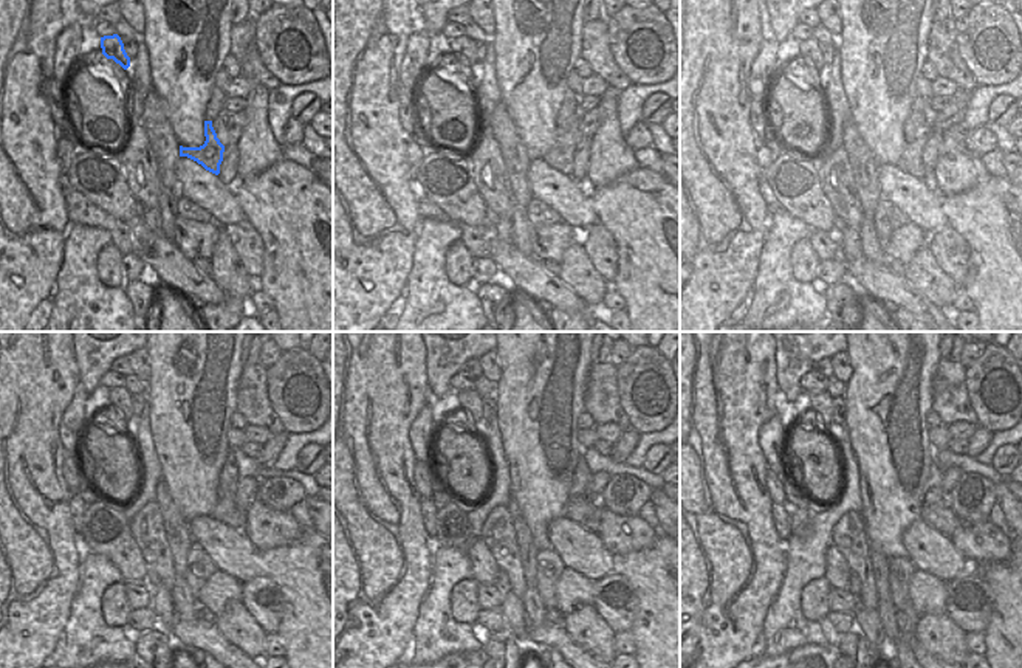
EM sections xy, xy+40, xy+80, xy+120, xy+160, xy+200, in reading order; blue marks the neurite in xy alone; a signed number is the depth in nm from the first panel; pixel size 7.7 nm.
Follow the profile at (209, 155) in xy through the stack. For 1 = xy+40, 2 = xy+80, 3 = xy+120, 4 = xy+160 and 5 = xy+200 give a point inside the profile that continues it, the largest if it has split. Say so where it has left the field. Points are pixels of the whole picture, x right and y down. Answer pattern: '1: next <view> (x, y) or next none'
1: next xy+40 (559, 157)
2: next xy+80 (911, 161)
3: next xy+120 (226, 512)
4: next xy+160 (587, 513)
5: next xy+200 (942, 518)

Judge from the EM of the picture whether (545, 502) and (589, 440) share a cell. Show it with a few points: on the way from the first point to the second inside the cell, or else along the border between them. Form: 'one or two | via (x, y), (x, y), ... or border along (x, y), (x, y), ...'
two | border along (576, 430), (576, 439), (584, 448)

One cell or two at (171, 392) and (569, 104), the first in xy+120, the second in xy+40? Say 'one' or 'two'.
two

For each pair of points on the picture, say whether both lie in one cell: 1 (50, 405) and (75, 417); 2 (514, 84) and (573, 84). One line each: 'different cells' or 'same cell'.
1: different cells
2: different cells

